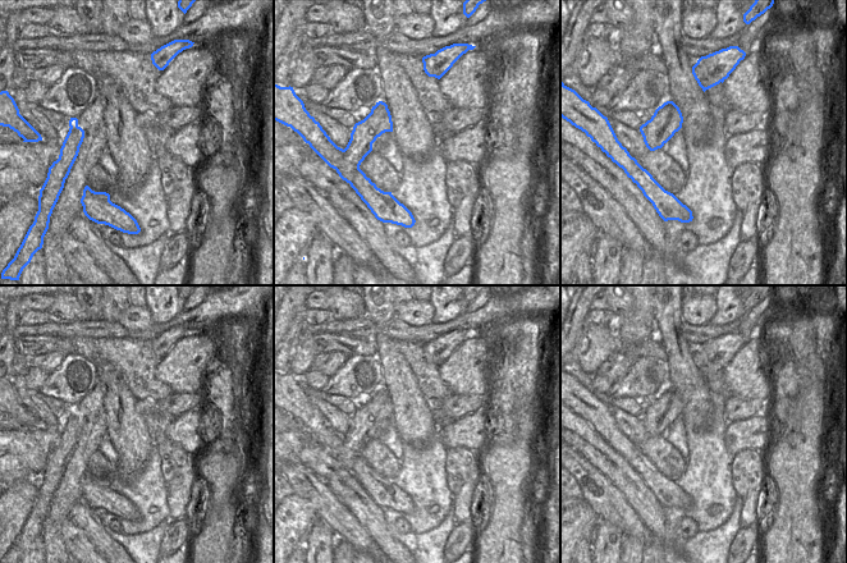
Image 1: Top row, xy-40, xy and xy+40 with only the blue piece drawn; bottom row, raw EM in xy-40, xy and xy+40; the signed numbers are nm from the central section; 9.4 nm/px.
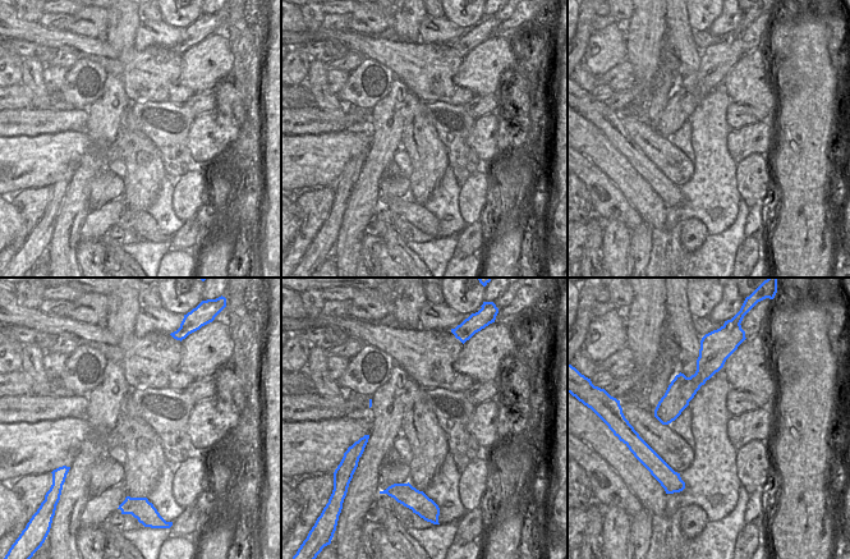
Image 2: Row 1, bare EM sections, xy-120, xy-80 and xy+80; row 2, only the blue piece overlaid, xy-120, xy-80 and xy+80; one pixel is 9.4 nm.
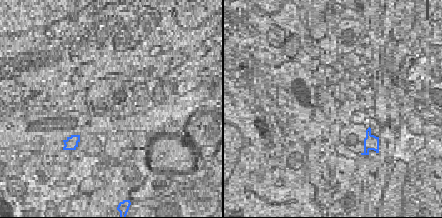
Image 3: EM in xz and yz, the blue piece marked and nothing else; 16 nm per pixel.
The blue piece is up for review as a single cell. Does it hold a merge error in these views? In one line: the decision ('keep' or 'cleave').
cleave

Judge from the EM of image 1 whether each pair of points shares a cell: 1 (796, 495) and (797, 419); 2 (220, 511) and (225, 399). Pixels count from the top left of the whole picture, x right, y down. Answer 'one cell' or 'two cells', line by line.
1: one cell
2: one cell

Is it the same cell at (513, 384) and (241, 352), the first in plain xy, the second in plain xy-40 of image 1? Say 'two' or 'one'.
two

